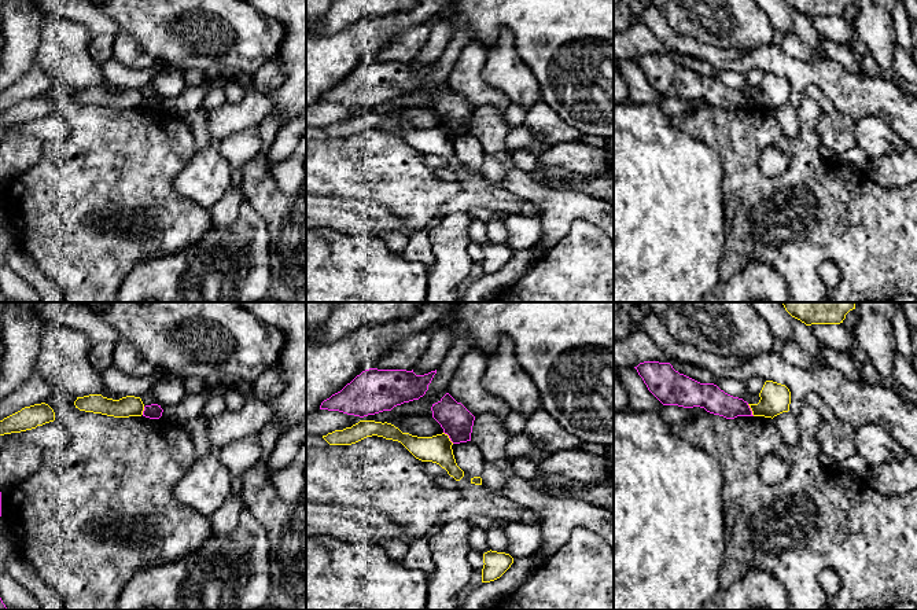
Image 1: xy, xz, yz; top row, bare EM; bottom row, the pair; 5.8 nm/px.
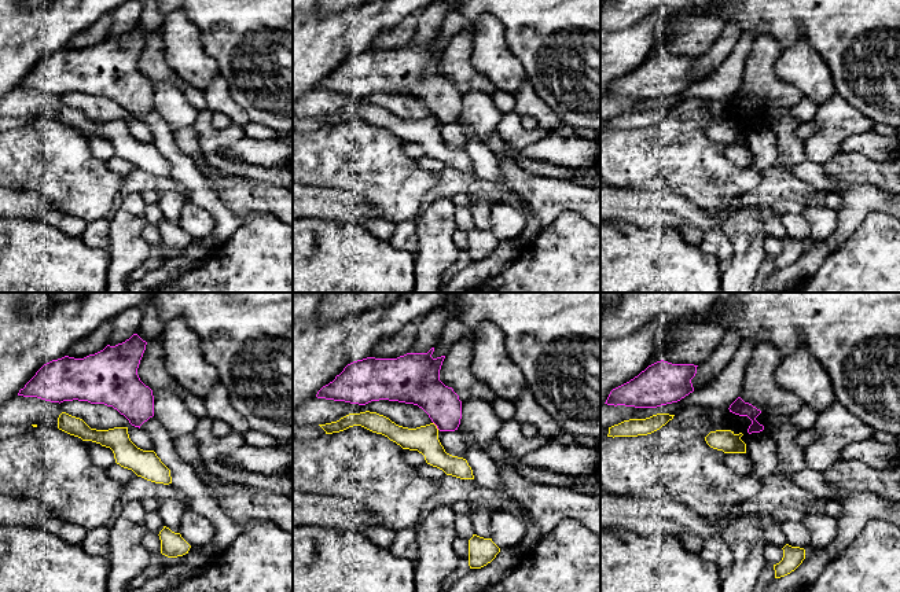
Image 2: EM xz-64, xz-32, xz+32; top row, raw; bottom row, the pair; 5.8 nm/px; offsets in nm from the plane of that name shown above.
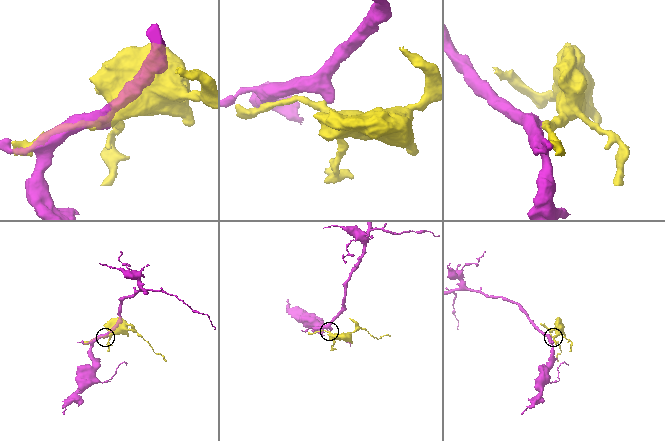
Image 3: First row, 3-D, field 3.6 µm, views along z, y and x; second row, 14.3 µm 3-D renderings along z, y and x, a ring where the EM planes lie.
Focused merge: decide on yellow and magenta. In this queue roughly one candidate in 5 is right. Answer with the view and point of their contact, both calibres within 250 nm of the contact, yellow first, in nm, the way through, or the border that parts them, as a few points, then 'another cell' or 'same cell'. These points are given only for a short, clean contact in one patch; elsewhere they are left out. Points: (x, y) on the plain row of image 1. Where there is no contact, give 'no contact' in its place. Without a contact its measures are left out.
meets yellow in xz at (448, 129); 160 nm thick on the yellow side, 190 nm on the other; border along xz (444, 124), (453, 135); another cell

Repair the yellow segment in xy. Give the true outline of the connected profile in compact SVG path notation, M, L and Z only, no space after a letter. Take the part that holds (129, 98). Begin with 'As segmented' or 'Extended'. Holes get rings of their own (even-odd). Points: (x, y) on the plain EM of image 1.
As segmented. M89 87L77 89L74 98L80 103L102 106L114 110L141 109L144 103L141 91L135 88L113 92L103 89L102 87Z

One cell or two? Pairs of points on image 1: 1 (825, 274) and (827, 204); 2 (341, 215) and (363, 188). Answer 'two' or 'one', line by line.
1: two
2: two

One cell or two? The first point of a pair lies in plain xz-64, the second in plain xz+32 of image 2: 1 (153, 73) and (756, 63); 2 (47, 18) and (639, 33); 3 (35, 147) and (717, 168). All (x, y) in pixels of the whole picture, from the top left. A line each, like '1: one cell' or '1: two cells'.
1: one cell
2: one cell
3: one cell

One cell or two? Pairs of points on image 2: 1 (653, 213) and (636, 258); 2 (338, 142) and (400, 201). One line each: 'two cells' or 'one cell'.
1: two cells
2: one cell

